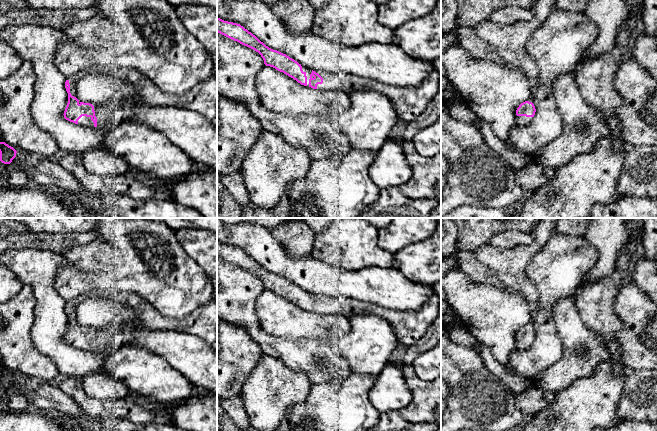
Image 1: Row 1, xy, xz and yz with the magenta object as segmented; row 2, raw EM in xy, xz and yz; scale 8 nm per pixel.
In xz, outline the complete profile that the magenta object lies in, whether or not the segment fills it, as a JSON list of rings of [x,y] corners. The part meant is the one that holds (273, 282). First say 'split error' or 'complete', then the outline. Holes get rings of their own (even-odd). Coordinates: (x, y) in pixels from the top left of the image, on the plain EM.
split error; [[[217,241],[217,256],[258,276],[266,290],[275,292],[304,310],[313,313],[346,317],[352,314],[375,314],[388,320],[400,345],[413,346],[435,321],[439,311],[439,298],[434,292],[418,310],[392,310],[383,306],[346,297],[313,295],[294,283],[261,266],[255,259],[237,247]]]

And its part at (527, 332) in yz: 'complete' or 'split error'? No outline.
split error

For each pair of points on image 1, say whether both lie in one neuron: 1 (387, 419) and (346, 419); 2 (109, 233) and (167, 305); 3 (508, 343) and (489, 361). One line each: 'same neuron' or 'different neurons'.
1: different neurons
2: same neuron
3: different neurons

